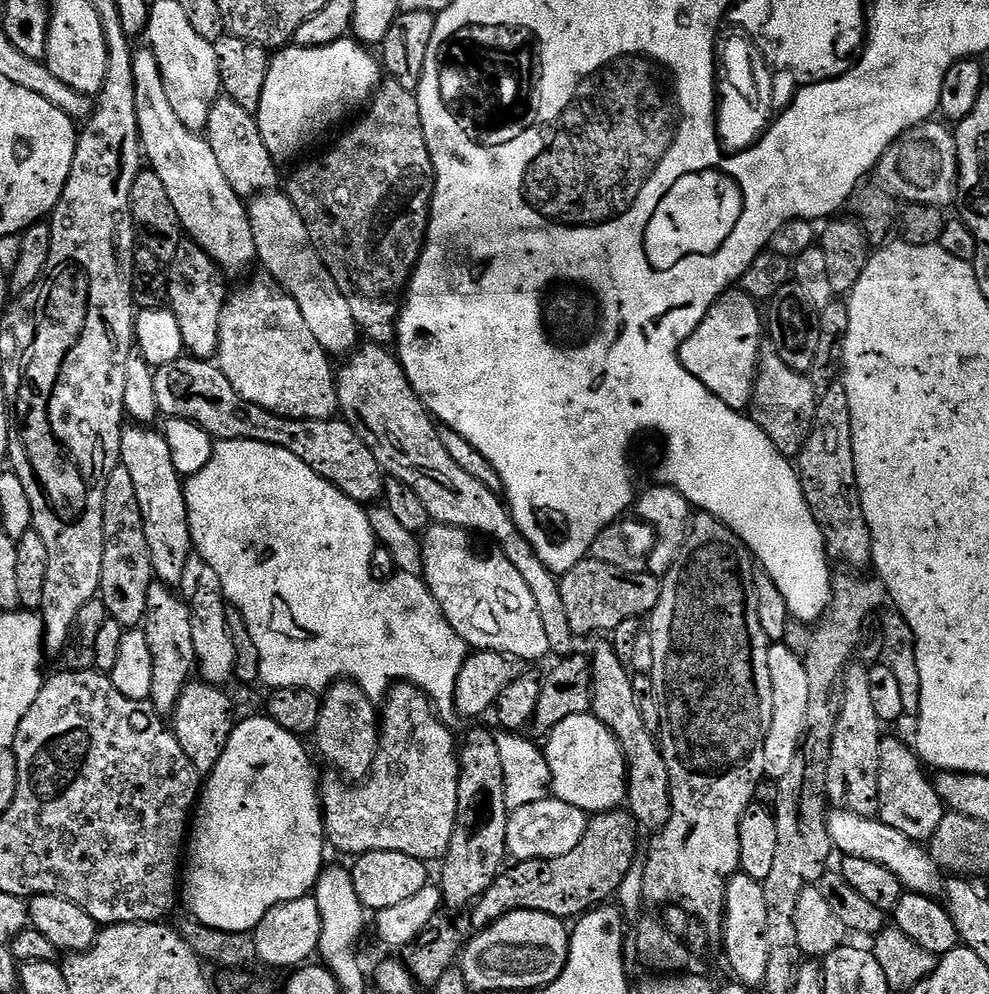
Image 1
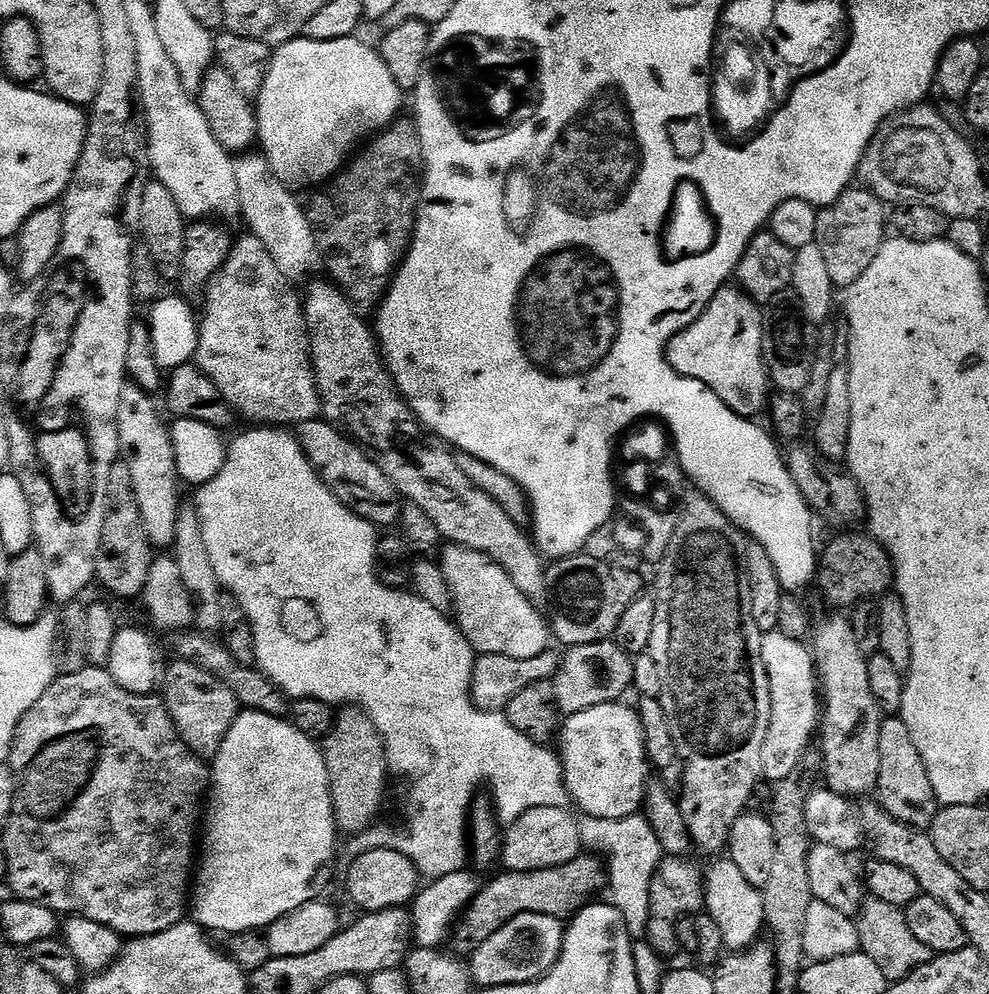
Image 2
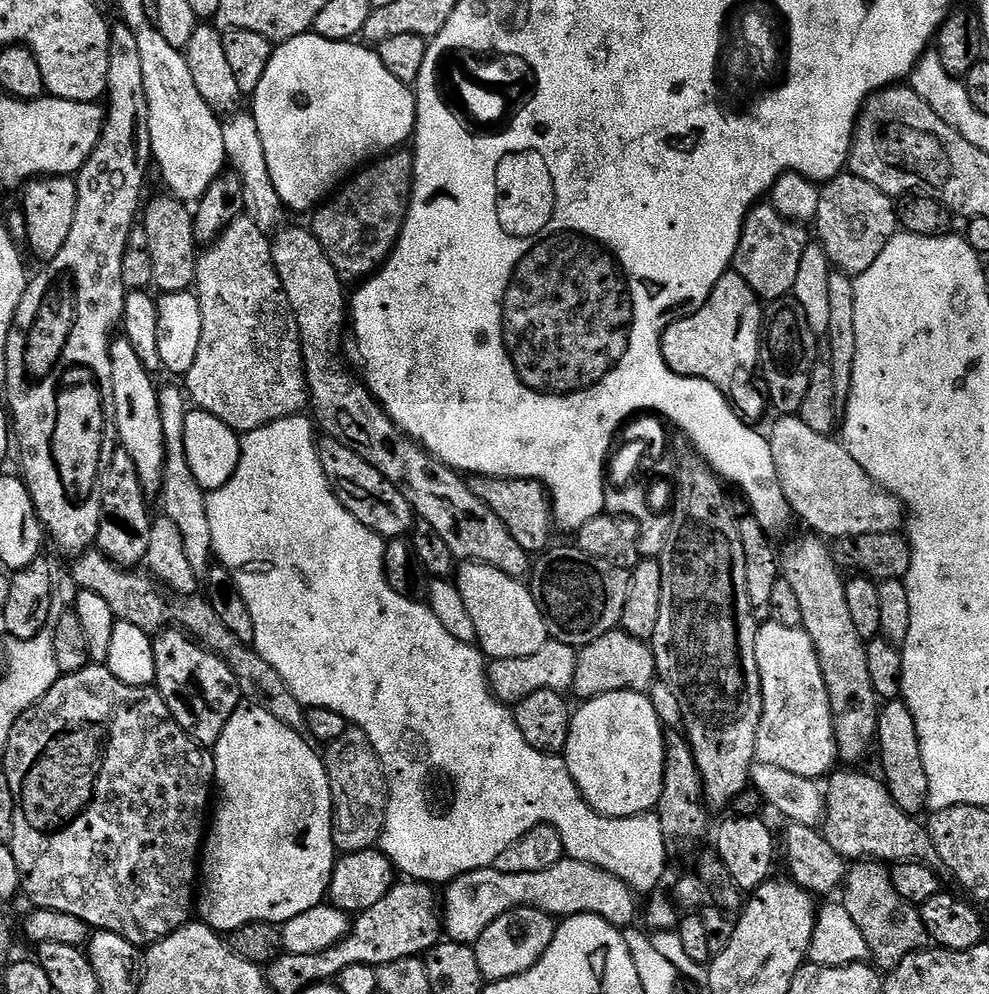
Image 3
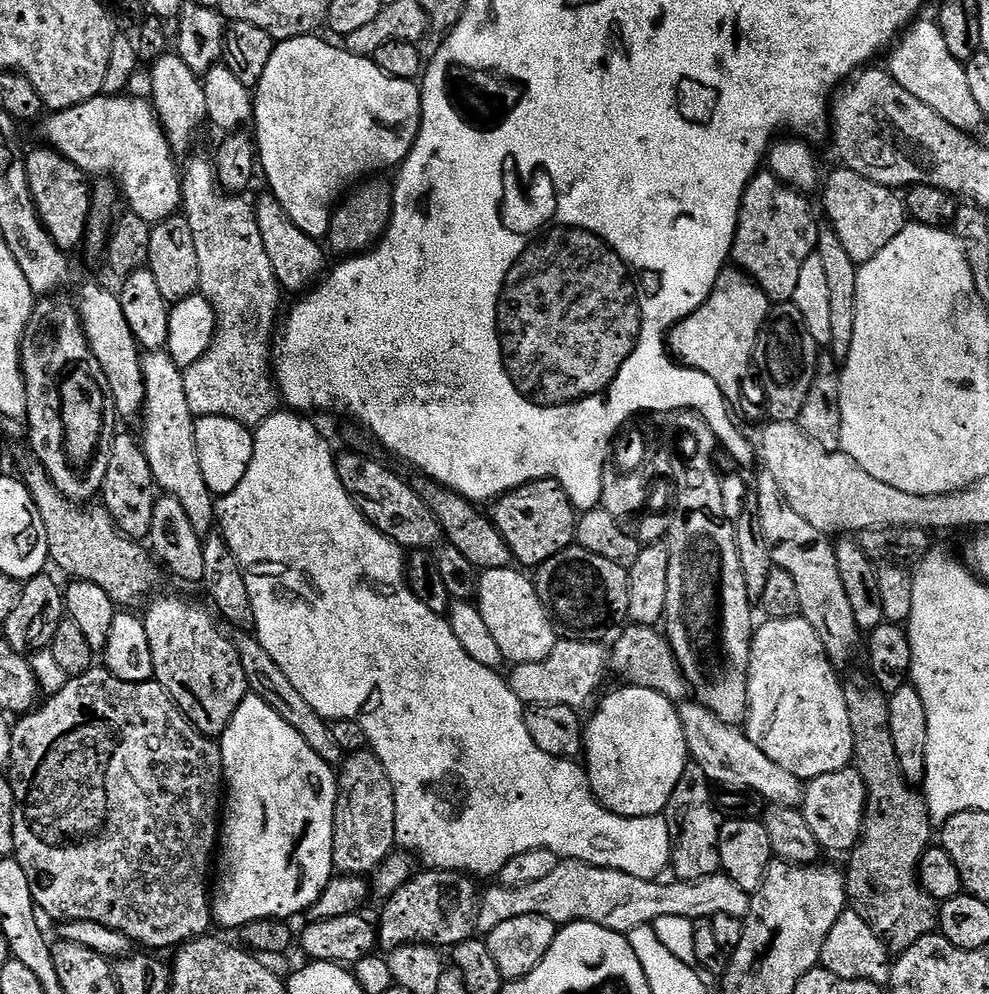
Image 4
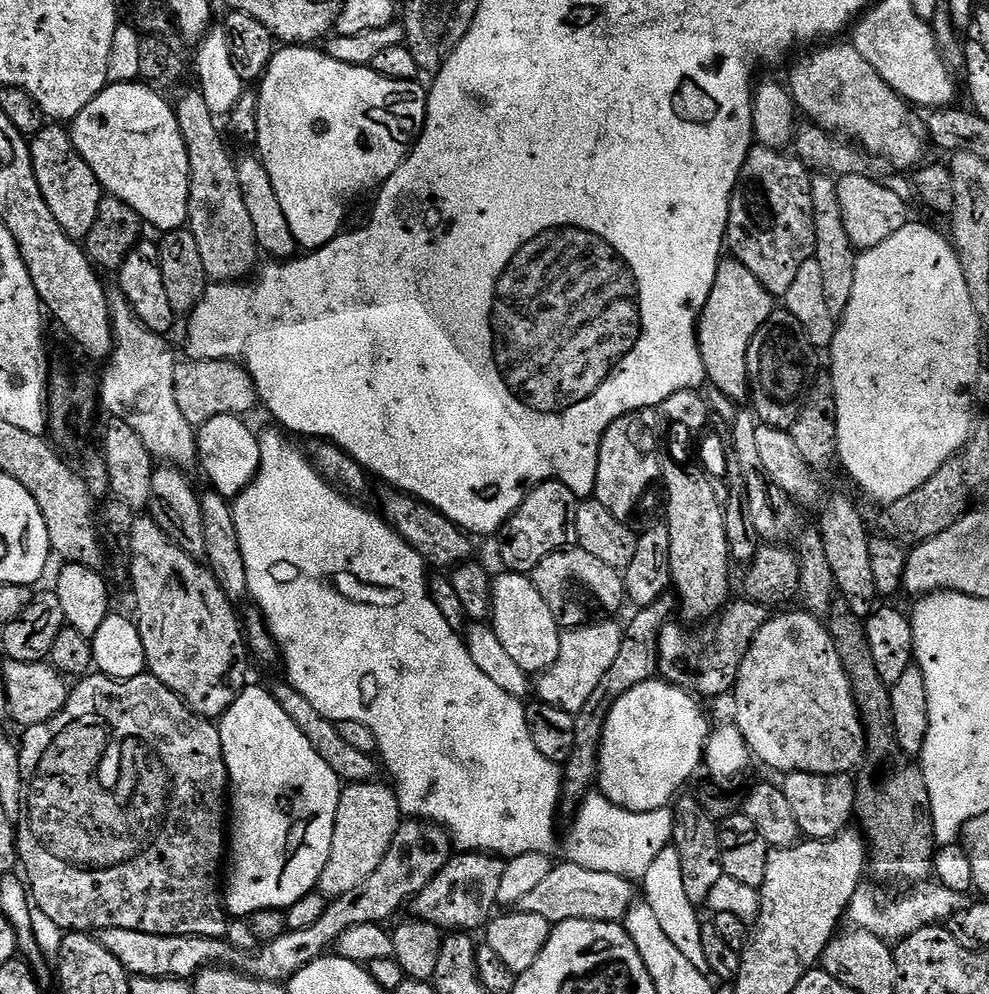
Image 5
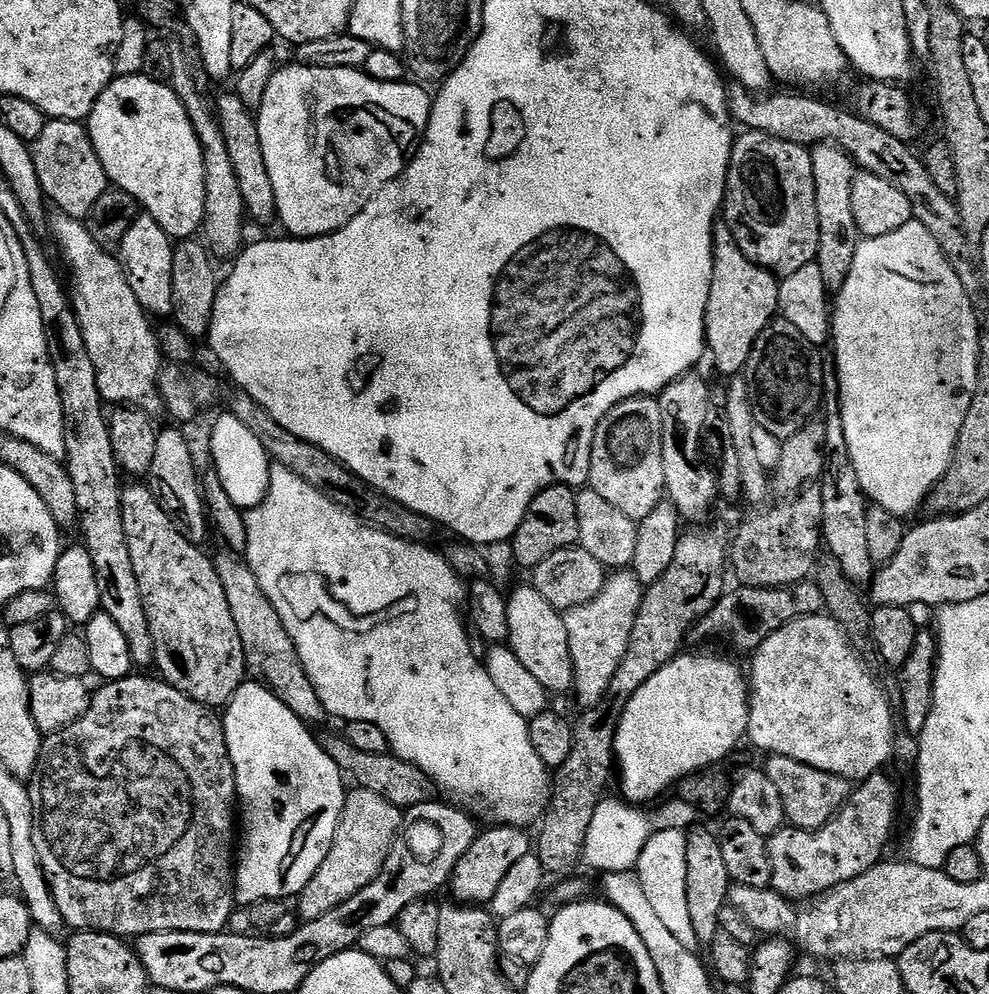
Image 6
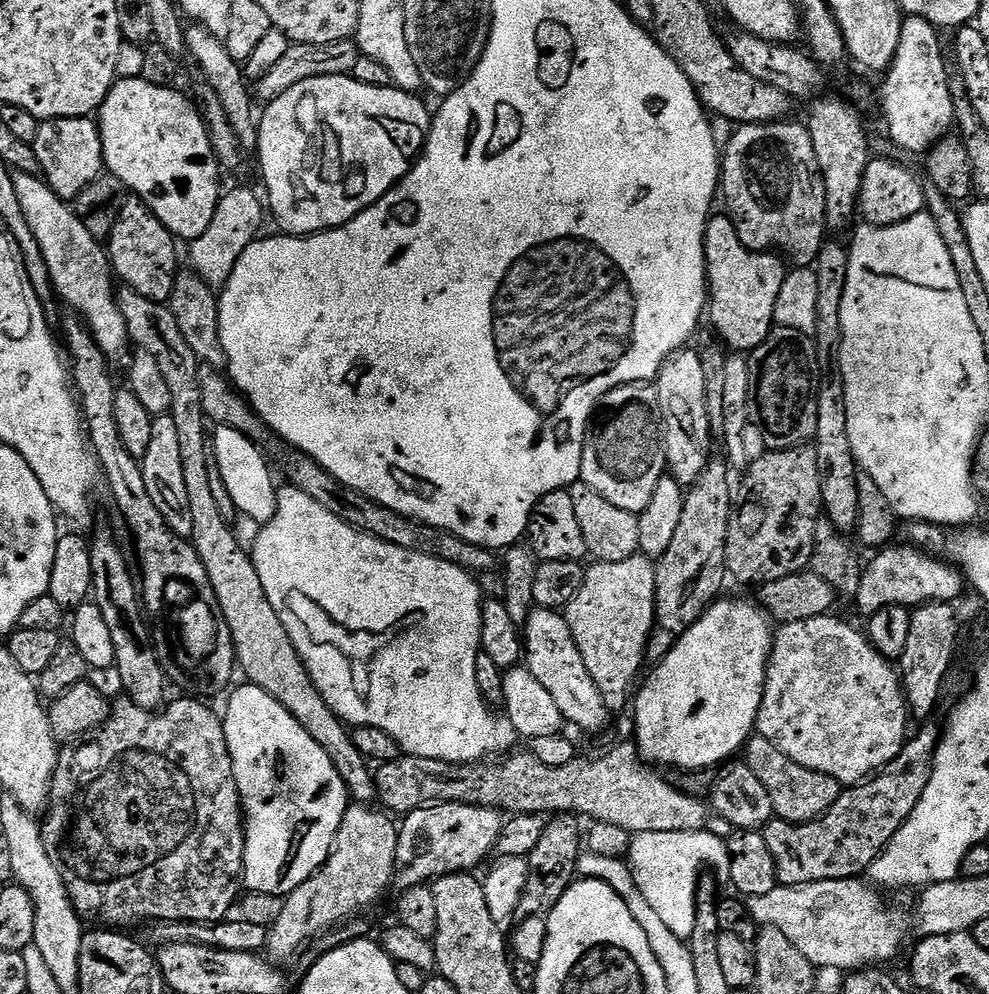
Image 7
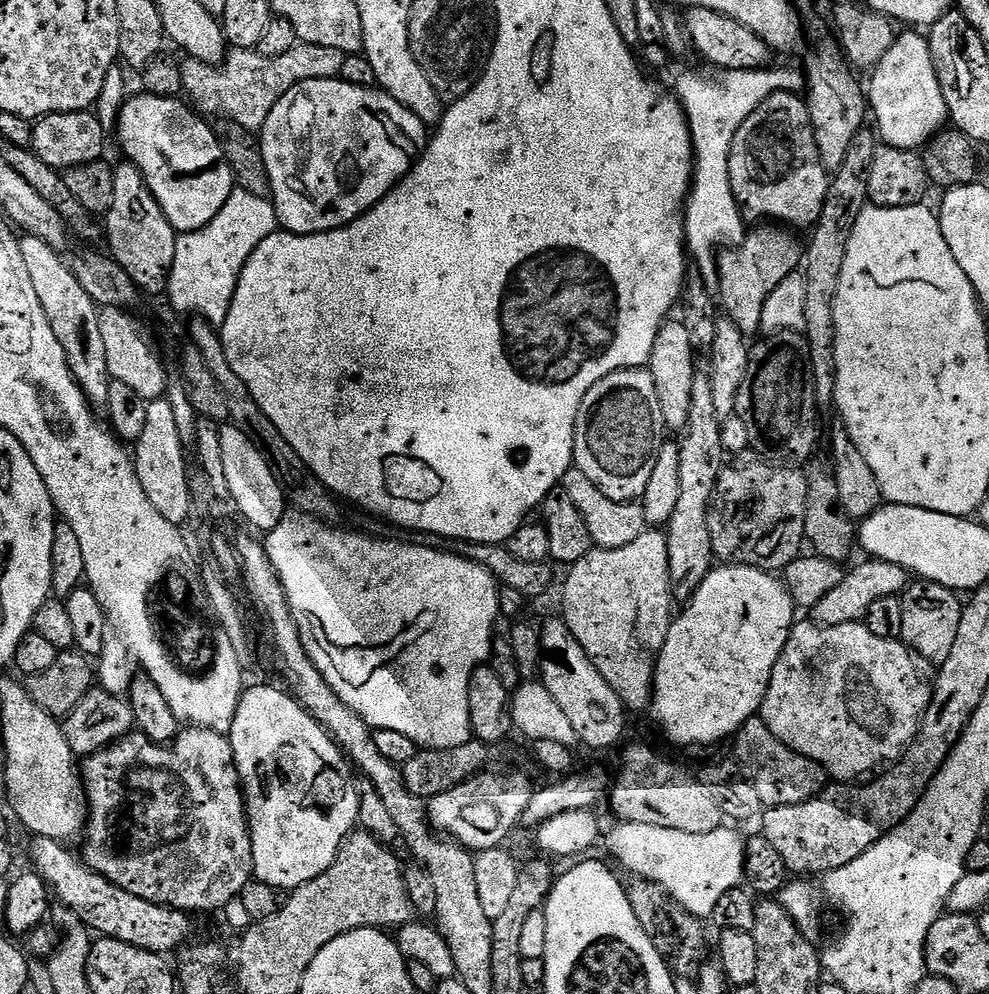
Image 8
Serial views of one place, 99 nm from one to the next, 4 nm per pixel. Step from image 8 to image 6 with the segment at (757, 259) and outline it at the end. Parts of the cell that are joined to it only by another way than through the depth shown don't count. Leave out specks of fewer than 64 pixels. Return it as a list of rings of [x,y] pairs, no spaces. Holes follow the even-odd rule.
[[[722,222],[712,230],[712,277],[710,298],[704,311],[706,352],[712,364],[727,378],[736,378],[744,371],[754,342],[766,326],[777,319],[780,307],[780,280],[762,266],[750,262],[734,242],[734,234]]]

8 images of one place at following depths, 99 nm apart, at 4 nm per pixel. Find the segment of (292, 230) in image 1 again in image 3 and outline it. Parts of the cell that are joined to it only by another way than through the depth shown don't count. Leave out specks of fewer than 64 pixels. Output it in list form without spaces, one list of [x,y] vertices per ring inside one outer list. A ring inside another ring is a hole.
[[[240,111],[229,115],[223,121],[224,154],[230,161],[231,171],[240,179],[241,188],[244,191],[244,212],[246,216],[252,219],[259,228],[272,230],[285,223],[286,209],[284,203],[278,198],[278,190],[274,190],[274,182],[270,182],[270,174],[266,166],[266,158],[262,150],[262,138],[258,134],[256,119],[247,111],[238,112]]]

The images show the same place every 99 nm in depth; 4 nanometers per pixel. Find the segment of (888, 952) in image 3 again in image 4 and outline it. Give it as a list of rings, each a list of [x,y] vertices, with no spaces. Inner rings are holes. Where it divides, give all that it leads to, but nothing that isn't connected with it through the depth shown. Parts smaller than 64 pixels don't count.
[[[867,675],[856,676],[852,681],[844,684],[844,697],[846,698],[846,710],[850,714],[850,730],[854,730],[854,766],[858,770],[858,774],[862,778],[862,782],[868,791],[868,802],[866,805],[866,815],[864,818],[864,827],[860,833],[860,842],[852,849],[847,857],[848,868],[846,867],[846,887],[848,890],[848,903],[851,911],[858,914],[858,918],[862,918],[862,922],[866,922],[866,926],[870,926],[870,930],[874,930],[874,934],[878,934],[878,938],[888,948],[889,953],[899,954],[910,950],[910,946],[914,946],[914,942],[918,942],[922,938],[933,935],[938,928],[938,902],[930,894],[926,894],[926,890],[922,890],[918,869],[920,867],[920,859],[924,856],[924,851],[933,843],[934,825],[932,819],[928,817],[927,799],[913,785],[909,784],[904,775],[900,772],[898,766],[898,758],[894,754],[894,740],[890,738],[890,710],[888,709],[888,696],[883,690],[876,687]]]

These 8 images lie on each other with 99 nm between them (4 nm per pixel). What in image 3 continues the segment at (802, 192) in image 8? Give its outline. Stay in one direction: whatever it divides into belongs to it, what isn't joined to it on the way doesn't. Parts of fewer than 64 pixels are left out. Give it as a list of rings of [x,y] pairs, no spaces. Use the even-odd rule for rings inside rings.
[[[757,203],[744,219],[738,250],[732,259],[732,268],[761,301],[771,302],[791,297],[794,281],[798,278],[798,266],[802,263],[802,254],[810,243],[808,232],[807,227],[792,224],[782,218],[778,210],[772,208],[771,203]]]

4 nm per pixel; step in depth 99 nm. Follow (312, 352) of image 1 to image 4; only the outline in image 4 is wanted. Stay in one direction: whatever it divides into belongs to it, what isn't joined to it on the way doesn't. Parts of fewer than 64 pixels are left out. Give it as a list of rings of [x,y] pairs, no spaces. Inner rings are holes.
[[[195,156],[188,158],[190,160],[181,173],[182,212],[194,234],[201,278],[198,292],[207,298],[214,310],[216,337],[212,339],[206,354],[198,358],[198,362],[183,369],[186,402],[190,402],[192,415],[197,418],[220,415],[245,426],[255,426],[270,418],[278,408],[278,389],[274,379],[274,337],[282,316],[282,289],[276,281],[274,266],[270,266],[270,258],[266,258],[266,246],[262,246],[255,207],[250,202],[248,204],[245,197],[223,191],[217,180],[215,163],[209,157]]]

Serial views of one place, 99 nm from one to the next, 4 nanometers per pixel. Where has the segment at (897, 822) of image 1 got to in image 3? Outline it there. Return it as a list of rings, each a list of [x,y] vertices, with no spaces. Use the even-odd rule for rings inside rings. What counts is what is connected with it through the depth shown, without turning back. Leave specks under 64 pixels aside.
[[[903,699],[889,700],[881,707],[876,727],[876,744],[878,752],[880,748],[880,768],[884,785],[888,787],[890,798],[908,816],[919,817],[920,811],[928,808],[928,779],[926,778],[926,766],[922,762],[922,746],[918,742],[918,726],[914,726],[914,714],[904,705]]]

